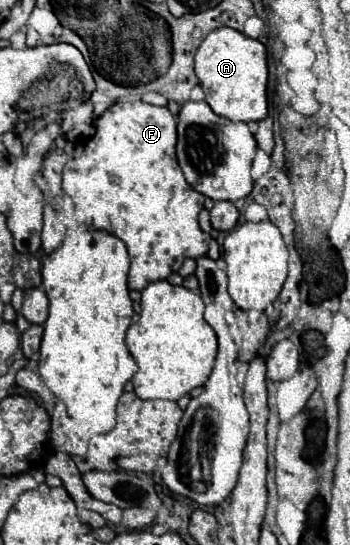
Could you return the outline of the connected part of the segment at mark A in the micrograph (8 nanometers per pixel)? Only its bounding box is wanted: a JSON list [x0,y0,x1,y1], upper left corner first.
[195,26,267,122]

